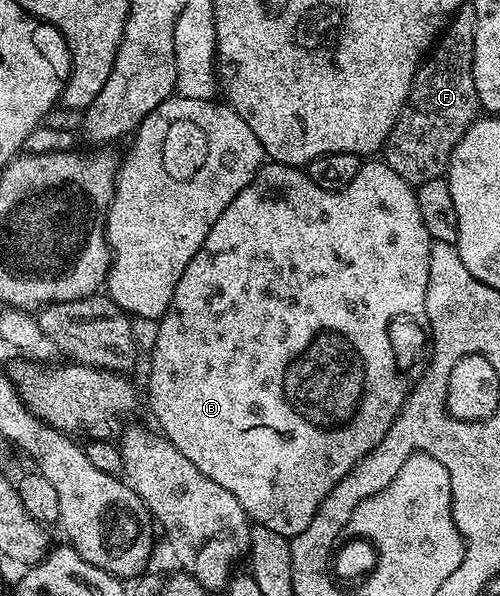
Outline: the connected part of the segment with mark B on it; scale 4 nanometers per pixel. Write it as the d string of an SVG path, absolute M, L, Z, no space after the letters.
M383 160L365 161L358 176L341 190L318 188L303 169L281 162L269 161L261 166L255 180L234 196L230 208L226 208L214 228L210 228L210 236L206 236L202 248L194 252L194 260L186 264L186 272L182 272L182 280L178 280L174 288L170 308L159 319L157 344L150 351L152 367L148 370L148 406L156 417L159 433L168 438L202 476L210 476L214 484L222 484L222 488L242 504L253 523L271 528L283 538L297 538L306 524L314 520L322 500L326 500L329 492L378 445L382 436L386 436L390 424L394 424L410 397L410 386L404 383L405 371L392 366L384 326L388 326L388 318L400 314L400 310L420 314L420 302L426 302L432 243L426 224L422 224L422 212L418 212L415 189Z

